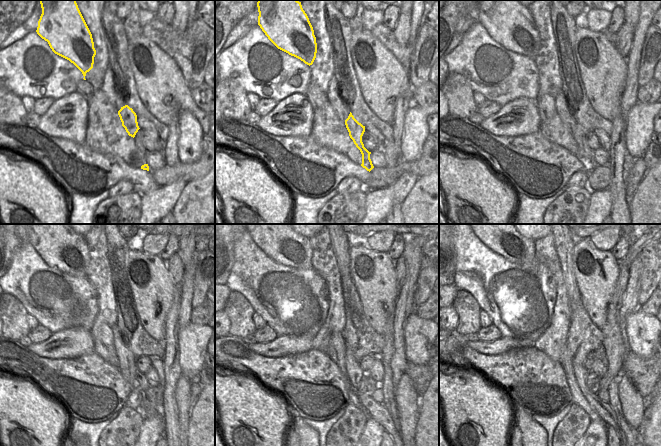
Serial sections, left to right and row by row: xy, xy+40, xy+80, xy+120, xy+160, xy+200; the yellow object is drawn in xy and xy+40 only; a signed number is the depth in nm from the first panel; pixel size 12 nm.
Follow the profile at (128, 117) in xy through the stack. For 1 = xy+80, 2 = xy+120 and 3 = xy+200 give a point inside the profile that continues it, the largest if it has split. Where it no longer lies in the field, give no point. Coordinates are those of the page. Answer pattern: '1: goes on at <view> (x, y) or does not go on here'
1: goes on at xy+80 (585, 155)
2: goes on at xy+120 (140, 383)
3: goes on at xy+200 (594, 388)

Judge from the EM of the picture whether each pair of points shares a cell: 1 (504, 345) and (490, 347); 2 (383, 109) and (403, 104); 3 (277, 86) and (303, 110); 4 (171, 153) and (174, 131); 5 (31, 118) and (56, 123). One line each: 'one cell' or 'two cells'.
1: one cell
2: two cells
3: two cells
4: one cell
5: two cells

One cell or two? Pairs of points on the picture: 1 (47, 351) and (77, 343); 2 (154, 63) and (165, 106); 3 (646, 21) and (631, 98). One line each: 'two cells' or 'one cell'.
1: one cell
2: one cell
3: one cell

